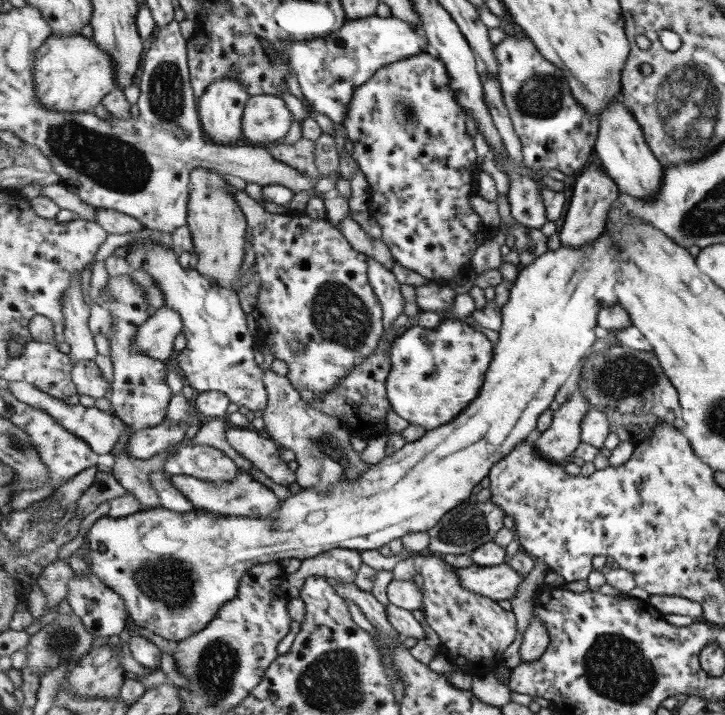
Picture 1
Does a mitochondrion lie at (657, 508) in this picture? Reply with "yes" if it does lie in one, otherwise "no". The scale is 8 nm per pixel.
no

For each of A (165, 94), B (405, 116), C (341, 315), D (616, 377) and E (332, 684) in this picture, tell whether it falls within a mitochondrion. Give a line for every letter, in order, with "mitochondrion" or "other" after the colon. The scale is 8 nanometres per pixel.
A: mitochondrion
B: mitochondrion
C: mitochondrion
D: mitochondrion
E: mitochondrion

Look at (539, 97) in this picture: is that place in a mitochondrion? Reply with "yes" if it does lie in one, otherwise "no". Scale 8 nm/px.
yes

